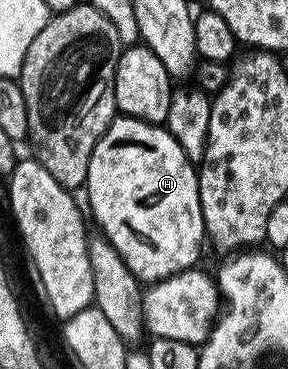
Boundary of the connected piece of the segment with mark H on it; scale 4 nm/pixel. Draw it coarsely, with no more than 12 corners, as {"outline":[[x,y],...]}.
{"outline":[[118,116],[84,193],[142,283],[194,269],[198,167],[164,125]]}

